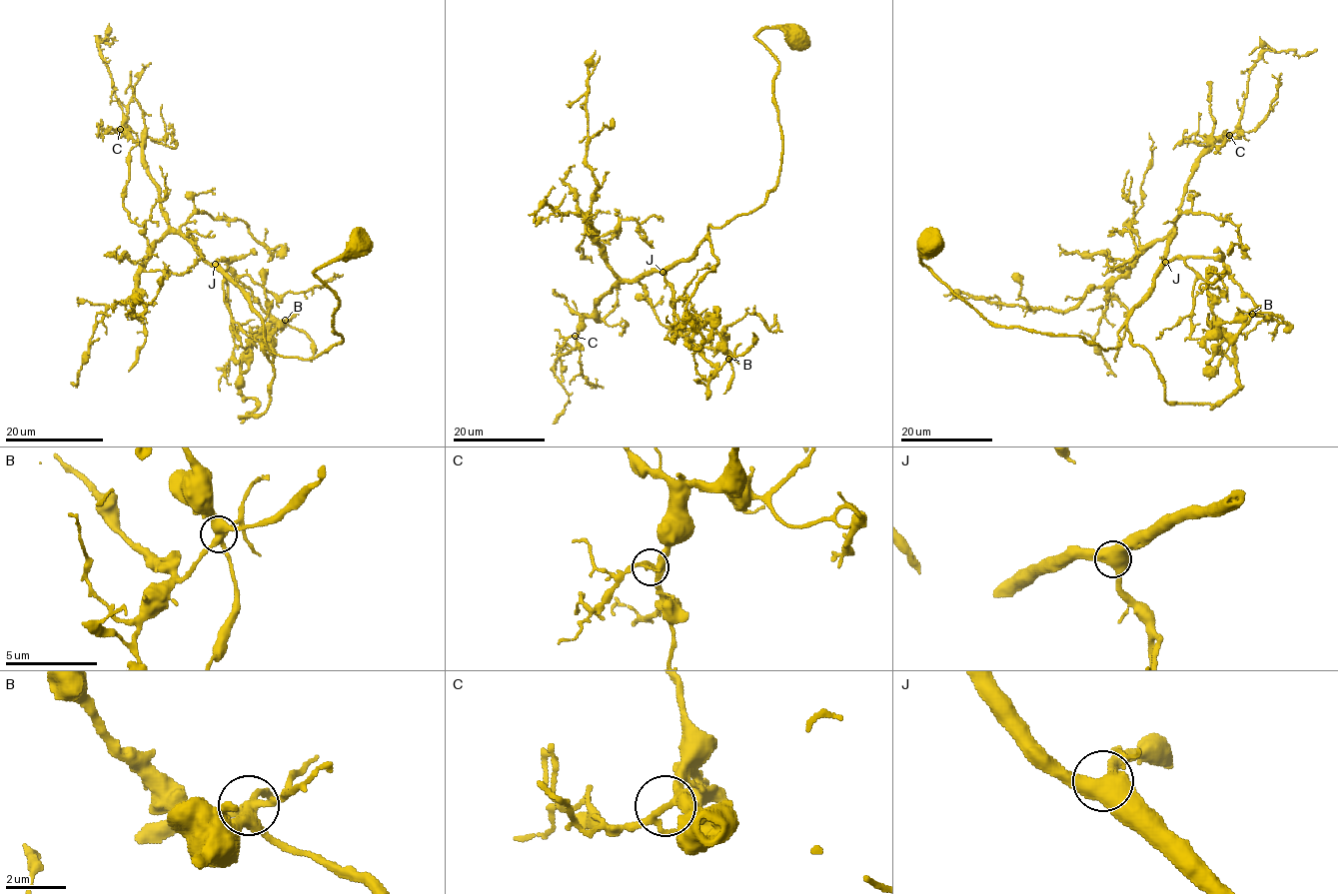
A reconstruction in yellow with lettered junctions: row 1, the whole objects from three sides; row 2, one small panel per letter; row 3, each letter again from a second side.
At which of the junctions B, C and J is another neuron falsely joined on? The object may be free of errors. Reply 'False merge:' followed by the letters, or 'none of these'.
False merge: none of these

